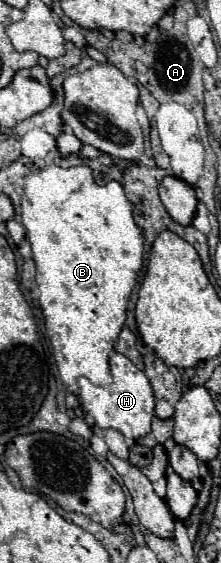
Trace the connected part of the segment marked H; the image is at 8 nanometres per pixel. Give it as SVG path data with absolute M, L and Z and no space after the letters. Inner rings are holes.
M113 352L110 354L110 370L114 376L114 382L110 386L94 386L88 378L80 378L80 392L72 392L80 395L80 402L84 410L98 424L100 428L114 428L122 432L126 438L138 440L140 436L146 436L150 432L150 422L154 418L154 394L152 386L142 370L138 370L126 356Z

